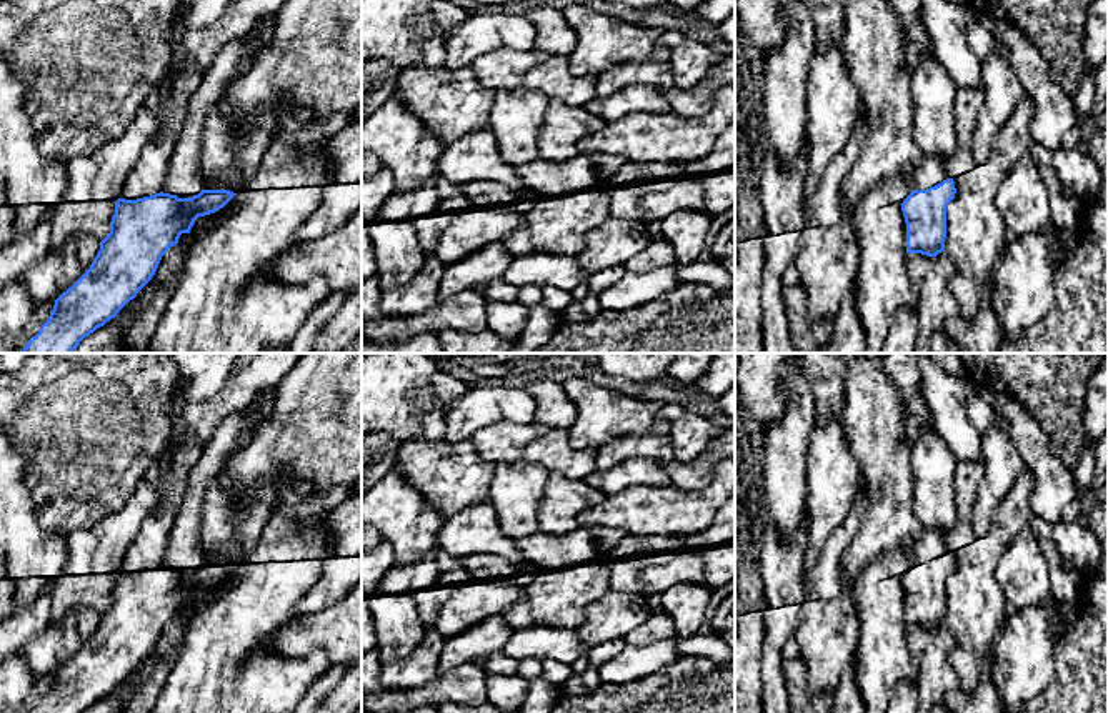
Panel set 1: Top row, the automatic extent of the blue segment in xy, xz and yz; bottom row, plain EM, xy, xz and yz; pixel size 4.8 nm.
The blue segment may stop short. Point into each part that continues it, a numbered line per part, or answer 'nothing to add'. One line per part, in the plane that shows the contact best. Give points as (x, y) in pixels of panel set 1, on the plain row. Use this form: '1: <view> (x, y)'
1: yz (932, 543)

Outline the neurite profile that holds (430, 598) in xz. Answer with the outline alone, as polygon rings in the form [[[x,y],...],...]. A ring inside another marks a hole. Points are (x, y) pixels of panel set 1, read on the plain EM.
[[[453,570],[443,573],[435,583],[430,583],[415,595],[417,611],[425,625],[432,625],[440,606],[457,586],[468,585],[472,580],[467,570]]]

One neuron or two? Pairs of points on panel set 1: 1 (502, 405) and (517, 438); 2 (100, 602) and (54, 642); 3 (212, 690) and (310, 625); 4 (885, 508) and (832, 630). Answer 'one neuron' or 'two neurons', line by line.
1: two neurons
2: two neurons
3: two neurons
4: two neurons

